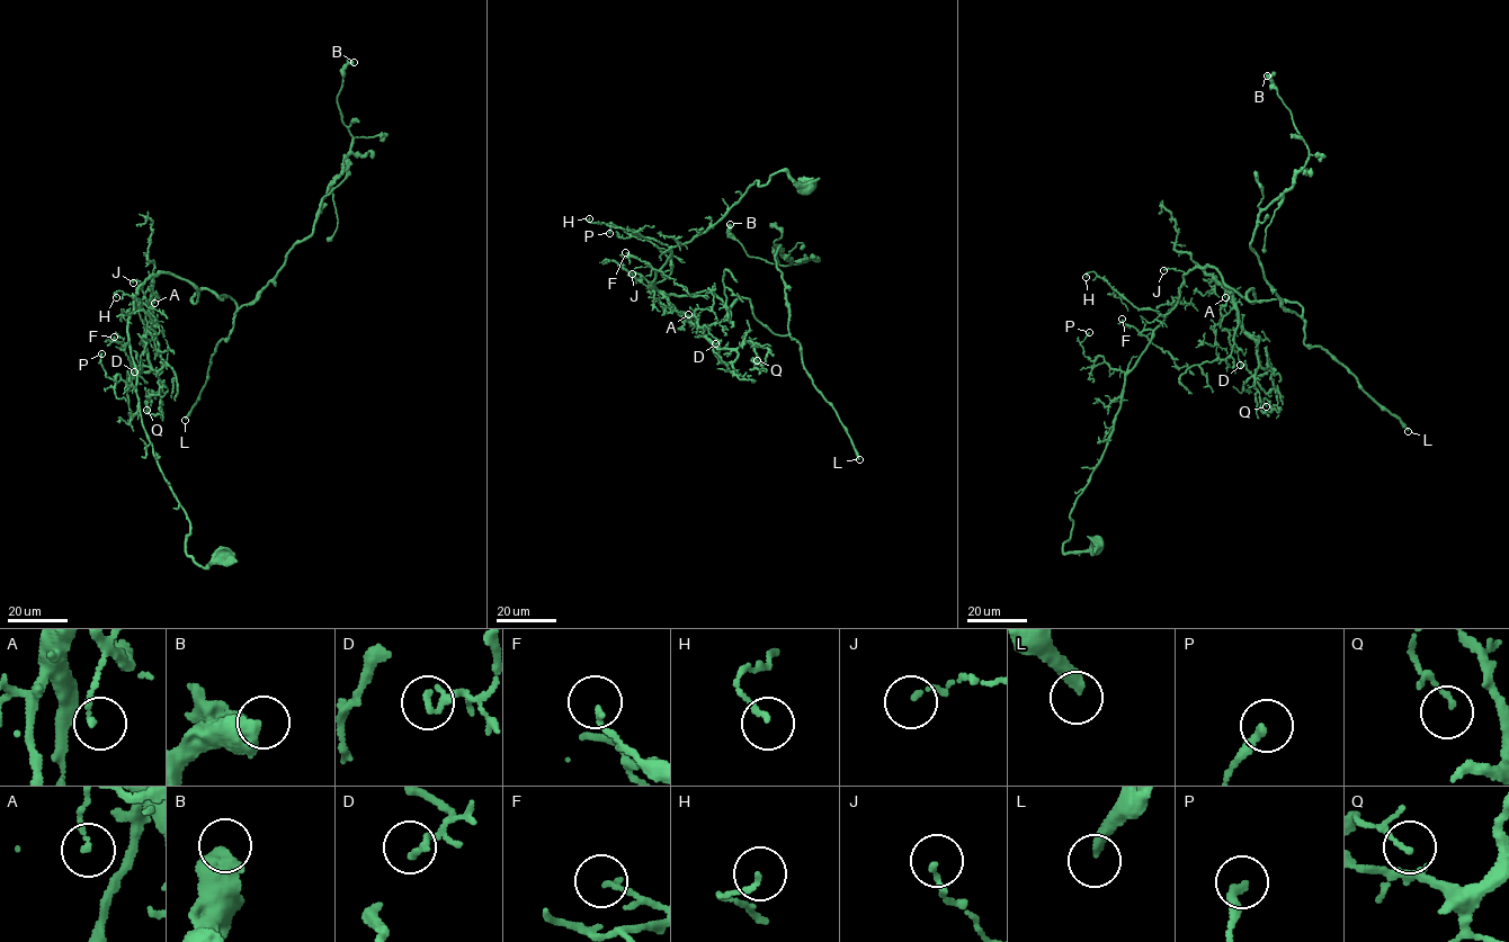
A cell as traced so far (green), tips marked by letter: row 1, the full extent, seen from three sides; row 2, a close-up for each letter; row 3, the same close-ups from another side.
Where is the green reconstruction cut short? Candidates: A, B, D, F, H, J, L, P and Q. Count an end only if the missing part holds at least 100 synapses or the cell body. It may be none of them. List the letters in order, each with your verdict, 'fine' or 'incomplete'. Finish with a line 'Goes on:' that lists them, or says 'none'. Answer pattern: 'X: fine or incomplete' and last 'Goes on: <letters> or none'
A: fine
B: fine
D: fine
F: fine
H: fine
J: fine
L: incomplete
P: fine
Q: fine
Goes on: L

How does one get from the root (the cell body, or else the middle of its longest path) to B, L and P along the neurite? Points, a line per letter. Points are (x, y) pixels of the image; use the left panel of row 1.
B: (221, 555), (186, 553), (130, 314), (160, 274), (194, 303), (255, 299), (341, 173), (354, 62)
L: (221, 555), (186, 553), (141, 419), (127, 323), (160, 274), (235, 304), (185, 420)
P: (221, 555), (202, 567), (186, 553), (190, 523), (154, 456), (136, 389), (119, 374), (106, 377), (101, 353)

